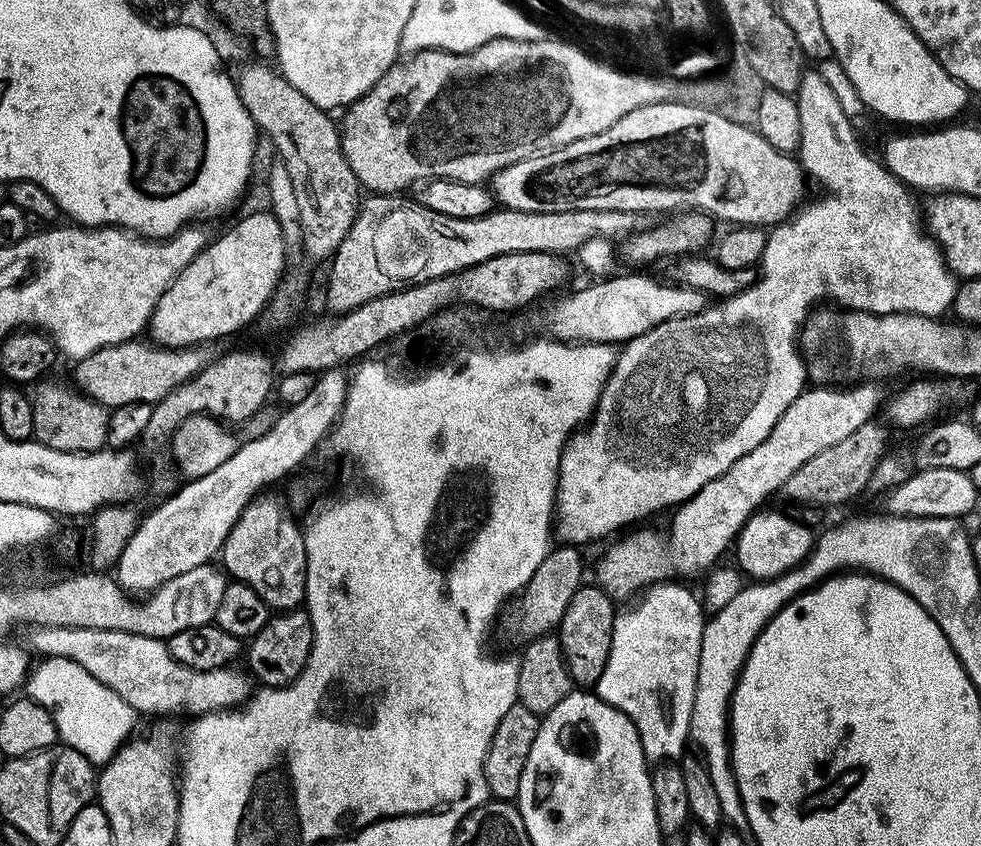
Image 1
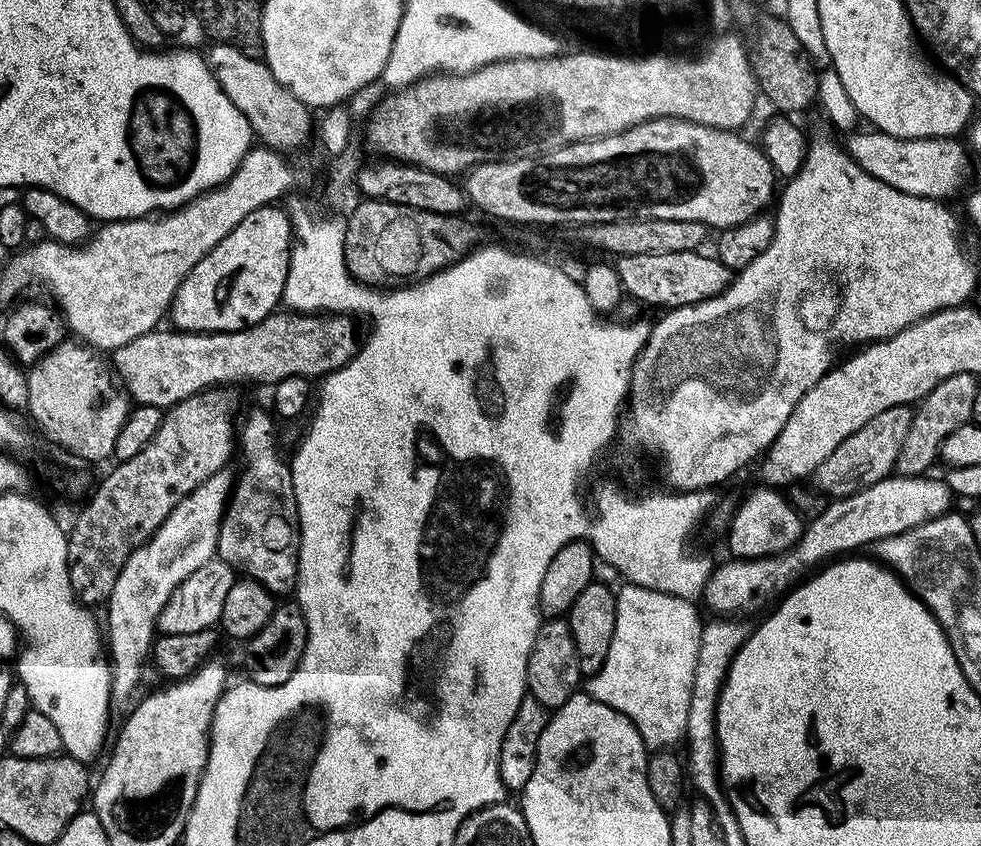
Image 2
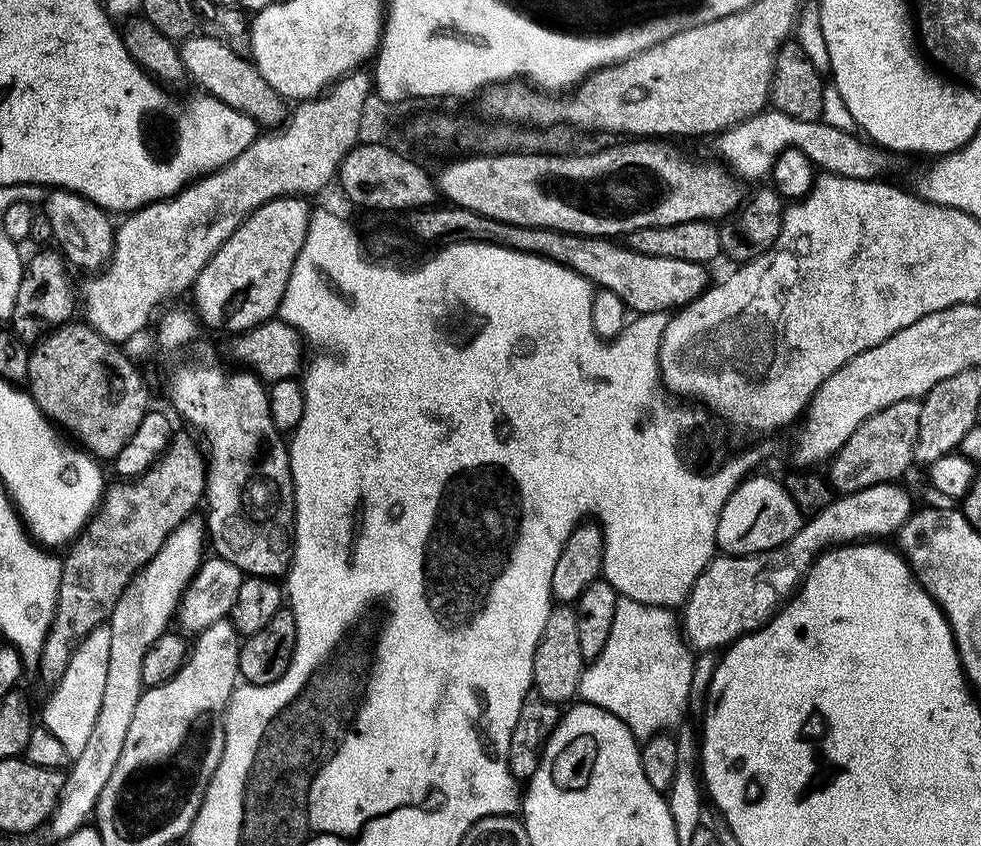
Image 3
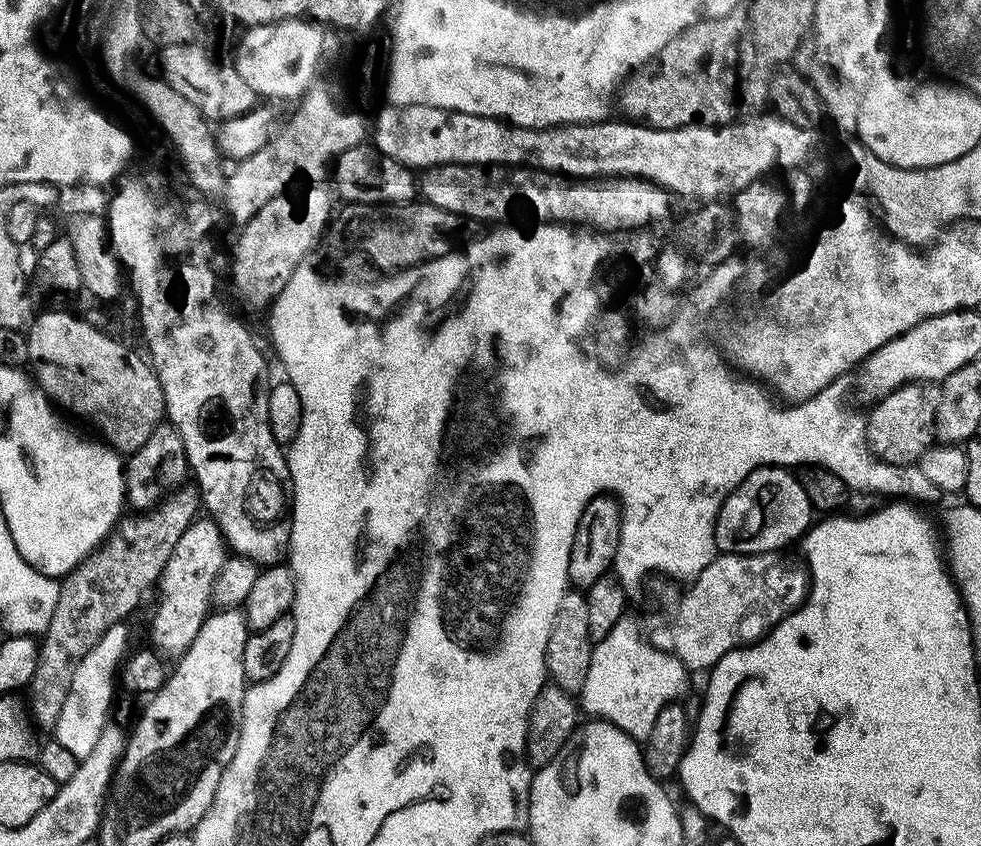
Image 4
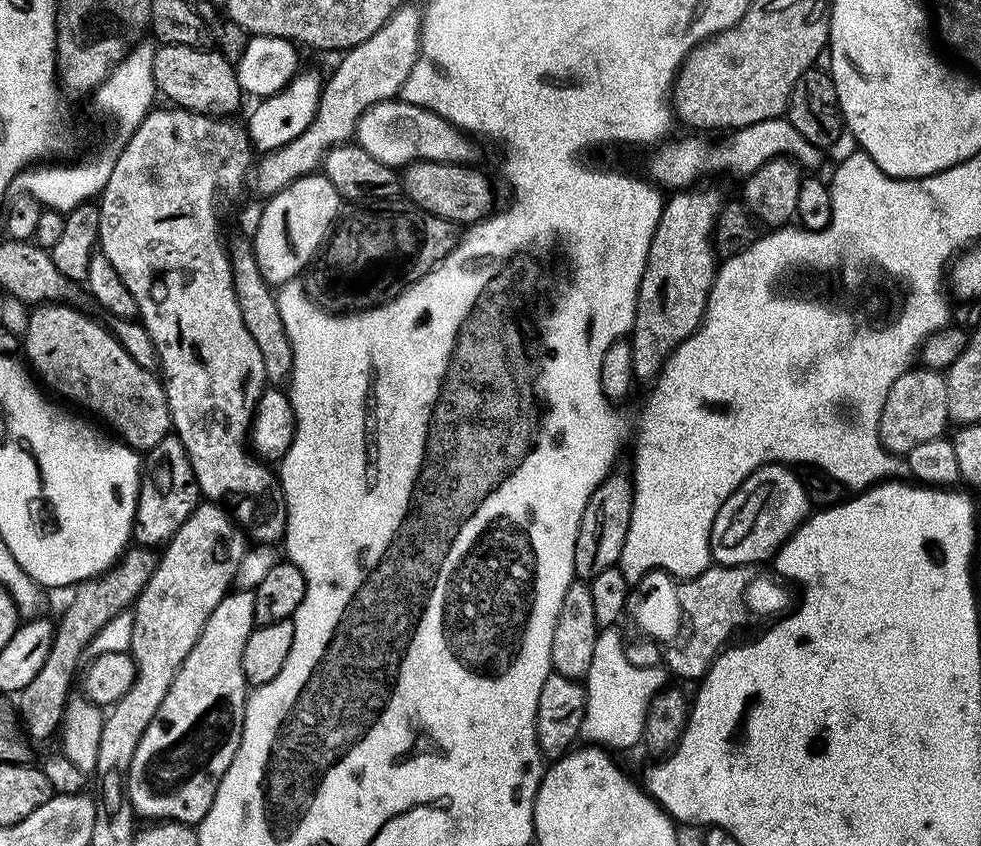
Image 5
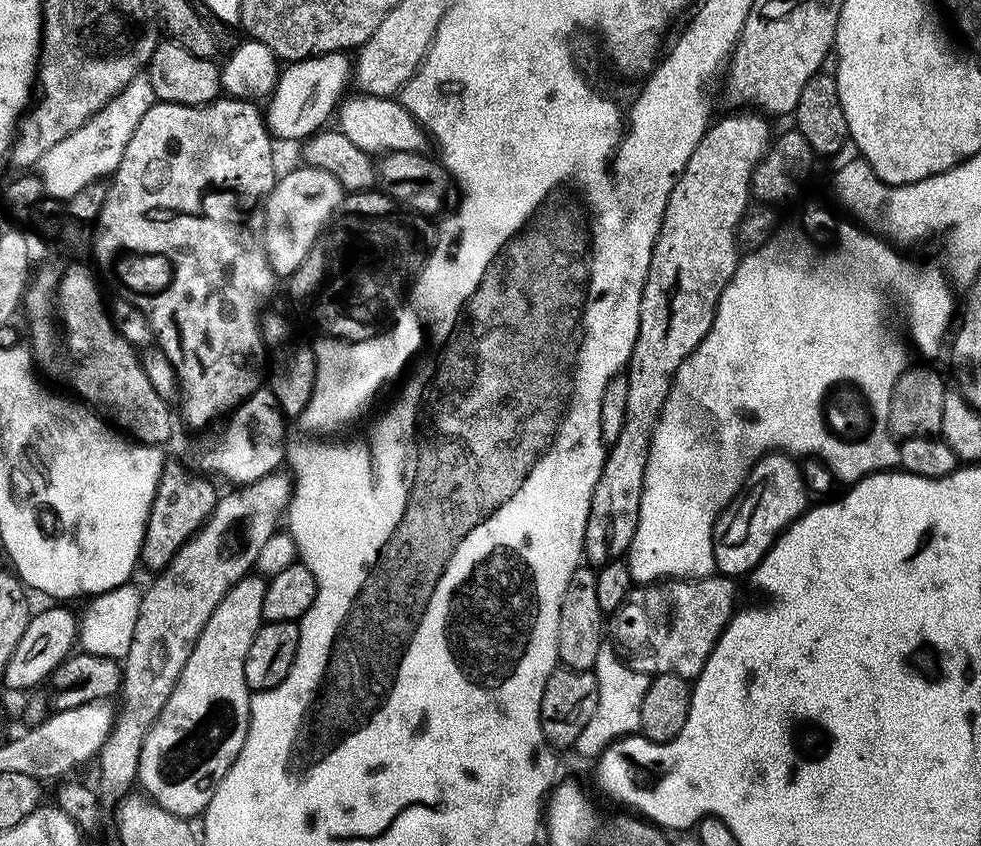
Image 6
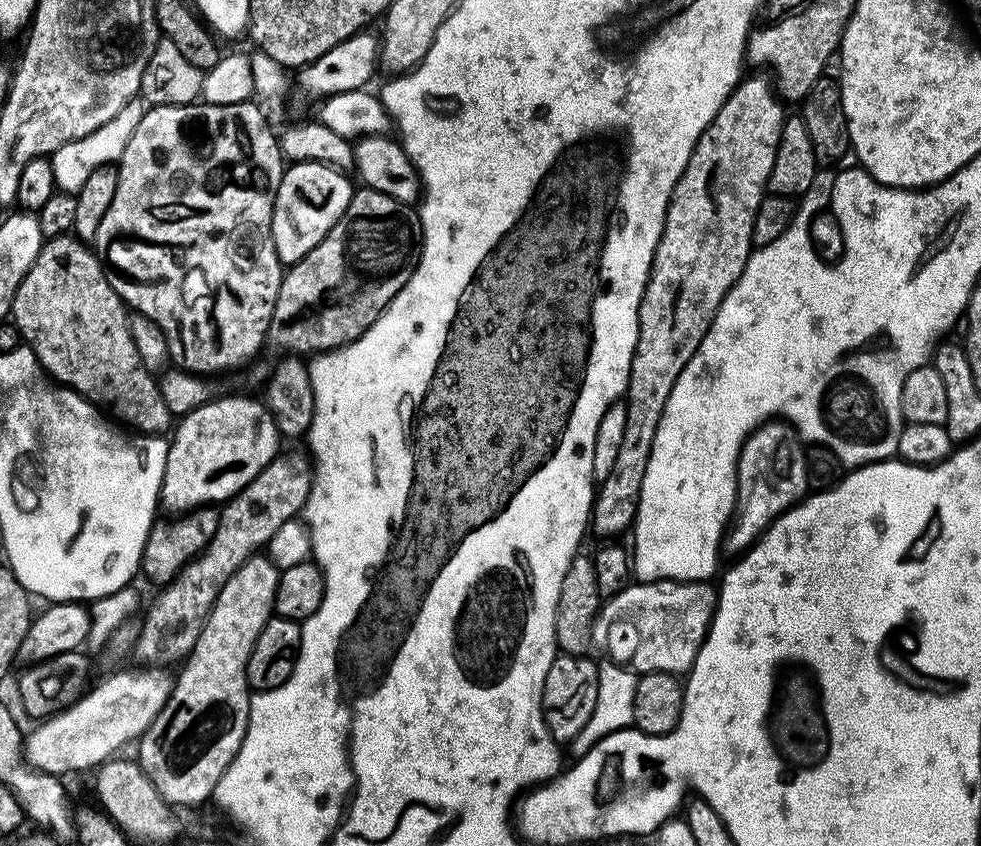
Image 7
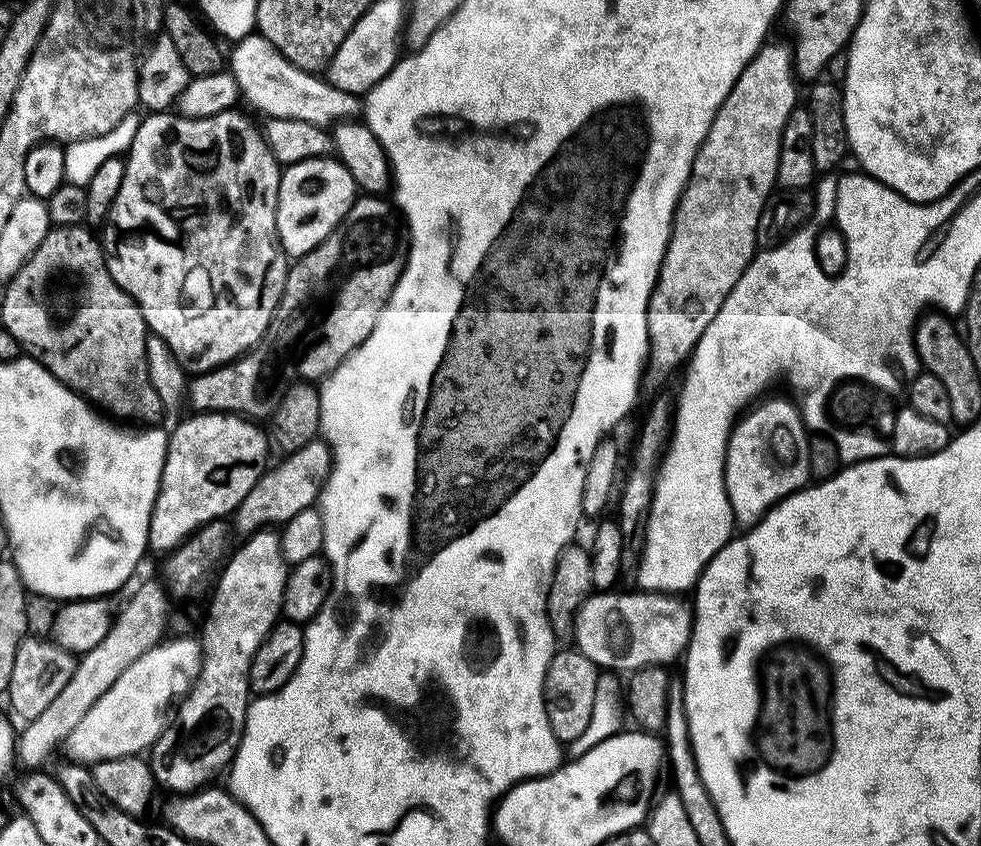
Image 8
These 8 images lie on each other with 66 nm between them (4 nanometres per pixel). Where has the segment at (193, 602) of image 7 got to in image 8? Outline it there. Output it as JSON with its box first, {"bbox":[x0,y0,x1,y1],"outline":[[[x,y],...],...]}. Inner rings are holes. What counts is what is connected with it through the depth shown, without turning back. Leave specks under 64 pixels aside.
{"bbox":[234,439,332,534],"outline":[[[323,439],[311,440],[302,450],[294,450],[283,457],[277,468],[269,467],[260,481],[242,498],[240,507],[234,513],[236,528],[243,534],[271,529],[272,524],[283,526],[290,518],[302,514],[302,510],[313,507],[320,499],[320,491],[328,481],[332,469],[332,449]]]}

